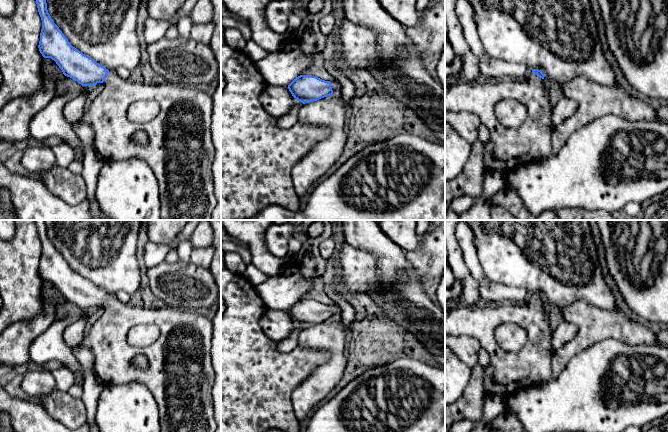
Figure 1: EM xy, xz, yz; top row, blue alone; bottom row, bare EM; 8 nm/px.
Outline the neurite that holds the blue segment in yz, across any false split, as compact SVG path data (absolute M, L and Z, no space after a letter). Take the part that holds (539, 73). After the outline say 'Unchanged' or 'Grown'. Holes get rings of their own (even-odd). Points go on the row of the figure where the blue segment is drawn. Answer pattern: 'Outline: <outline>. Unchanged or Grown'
Outline: M532 69L530 76L522 79L506 78L487 83L479 80L468 82L462 79L452 84L445 94L445 111L473 113L490 131L490 138L483 149L486 172L502 172L507 175L520 164L543 160L551 155L551 135L554 125L551 120L552 105L543 85L544 77L541 70ZM504 99L516 100L526 106L527 116L519 127L508 128L497 120L495 107Z. Grown

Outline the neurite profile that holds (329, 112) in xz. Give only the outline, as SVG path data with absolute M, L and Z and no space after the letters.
M332 94L305 103L298 112L298 122L325 128L329 135L316 144L295 166L291 176L299 198L330 169L341 156L348 134L345 133L346 112L356 97L347 103L340 94Z

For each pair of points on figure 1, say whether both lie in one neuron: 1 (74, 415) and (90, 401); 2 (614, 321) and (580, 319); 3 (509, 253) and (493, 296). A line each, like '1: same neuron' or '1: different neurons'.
1: different neurons
2: same neuron
3: different neurons

